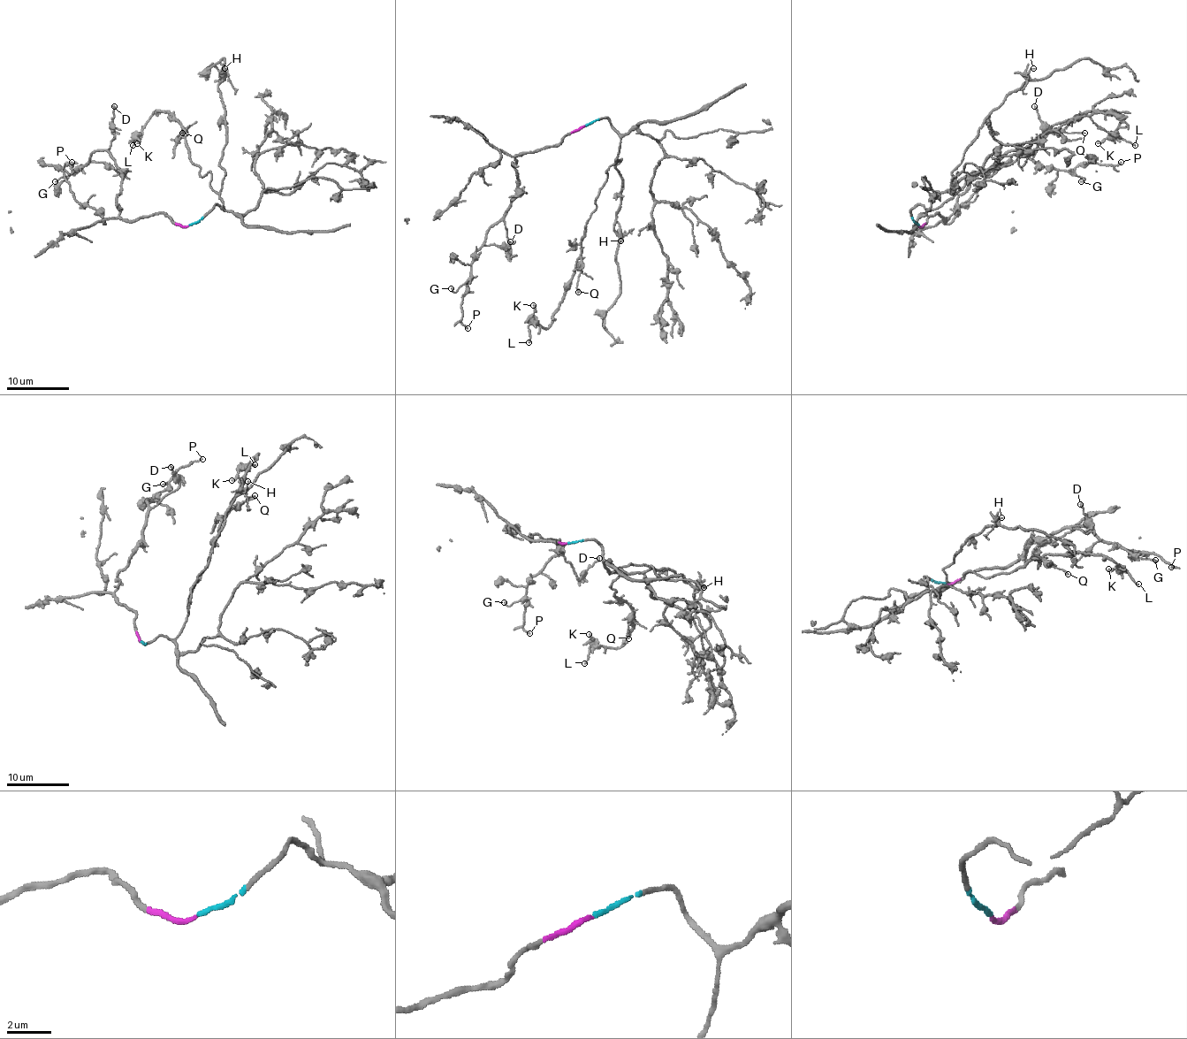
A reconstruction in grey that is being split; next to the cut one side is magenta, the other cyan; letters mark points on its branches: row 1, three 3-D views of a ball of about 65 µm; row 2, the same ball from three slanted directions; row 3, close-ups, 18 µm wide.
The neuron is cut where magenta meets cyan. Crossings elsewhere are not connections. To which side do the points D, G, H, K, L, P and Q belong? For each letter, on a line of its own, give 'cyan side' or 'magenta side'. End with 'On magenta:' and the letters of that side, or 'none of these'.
D: magenta side
G: magenta side
H: cyan side
K: cyan side
L: cyan side
P: magenta side
Q: cyan side
On magenta: D, G, P

